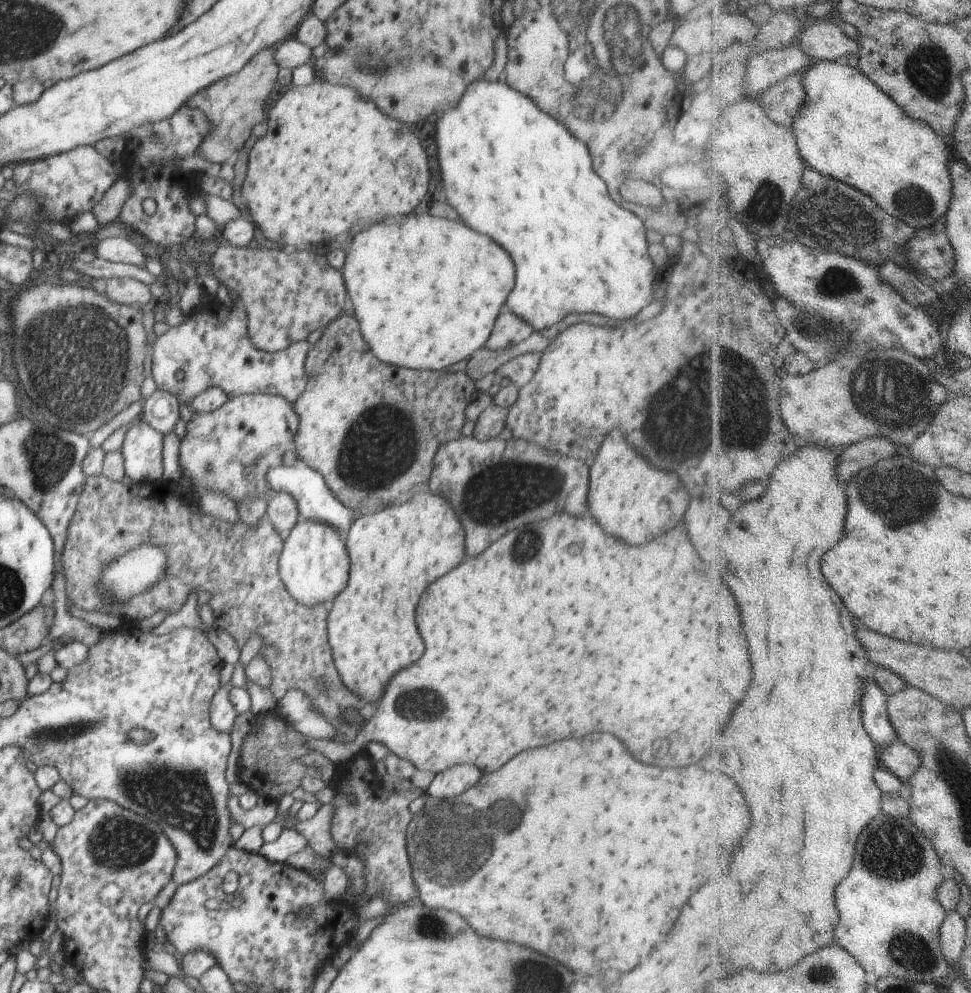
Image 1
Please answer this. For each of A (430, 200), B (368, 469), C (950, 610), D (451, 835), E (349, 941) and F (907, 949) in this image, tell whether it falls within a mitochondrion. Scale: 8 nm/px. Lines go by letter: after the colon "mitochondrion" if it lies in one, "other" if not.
A: other
B: mitochondrion
C: other
D: mitochondrion
E: other
F: mitochondrion

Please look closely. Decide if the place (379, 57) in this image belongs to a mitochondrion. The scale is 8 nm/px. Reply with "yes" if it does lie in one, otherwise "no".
yes

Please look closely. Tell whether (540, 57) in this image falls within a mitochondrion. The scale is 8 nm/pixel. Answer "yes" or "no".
no

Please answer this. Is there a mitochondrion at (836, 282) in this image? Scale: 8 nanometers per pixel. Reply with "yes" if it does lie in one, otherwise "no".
yes

